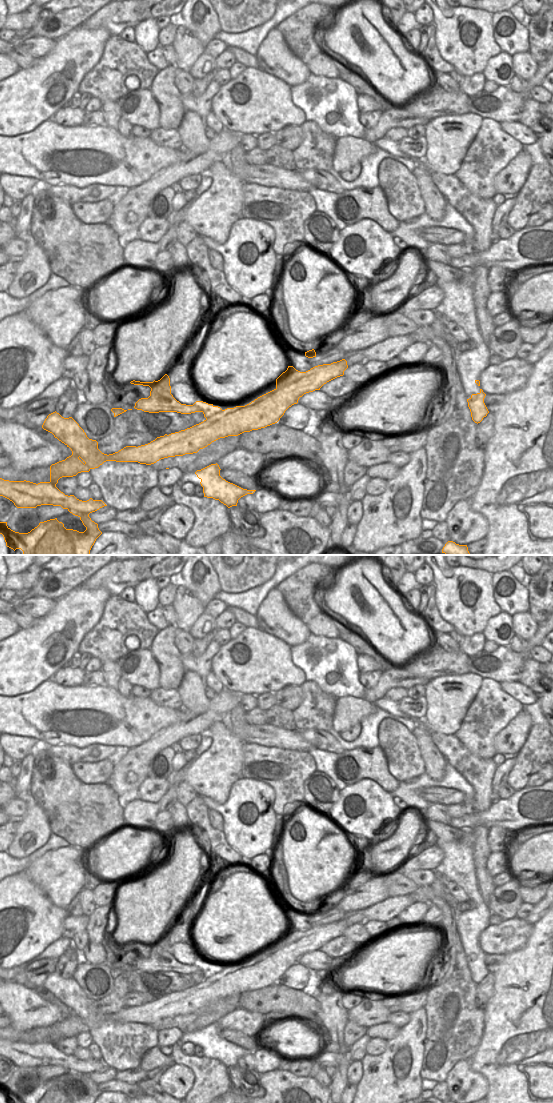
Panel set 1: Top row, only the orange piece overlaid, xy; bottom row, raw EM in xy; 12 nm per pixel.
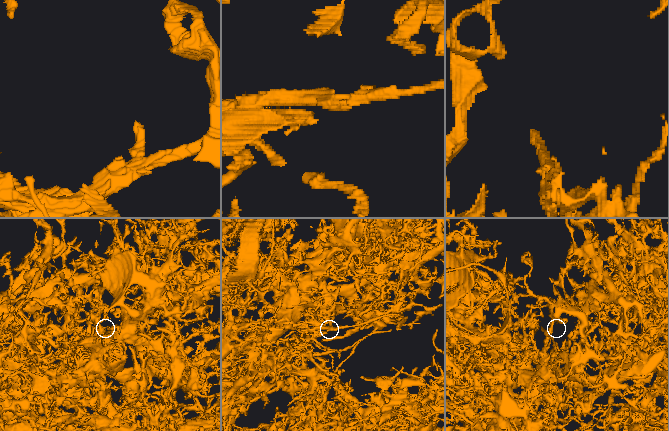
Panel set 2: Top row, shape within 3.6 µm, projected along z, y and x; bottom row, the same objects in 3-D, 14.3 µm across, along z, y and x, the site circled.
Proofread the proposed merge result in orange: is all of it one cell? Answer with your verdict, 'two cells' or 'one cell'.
two cells

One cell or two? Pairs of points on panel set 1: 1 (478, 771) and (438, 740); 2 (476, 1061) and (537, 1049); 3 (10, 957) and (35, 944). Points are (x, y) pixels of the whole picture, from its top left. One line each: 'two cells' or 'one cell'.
1: one cell
2: two cells
3: one cell

